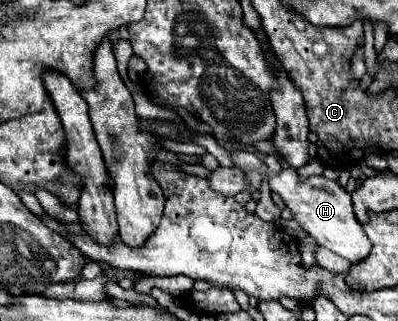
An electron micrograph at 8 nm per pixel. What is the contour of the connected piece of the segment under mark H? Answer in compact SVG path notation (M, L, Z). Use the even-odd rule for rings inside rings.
M230 149L230 157L234 161L234 165L238 169L242 169L244 173L248 171L258 171L262 175L262 179L268 183L272 193L278 193L282 197L282 201L286 203L286 207L292 211L294 221L298 221L298 225L308 233L308 237L312 237L318 245L342 255L348 261L356 261L356 259L364 259L370 251L370 241L362 229L362 225L358 223L354 209L352 209L352 199L350 195L338 185L338 181L330 181L326 177L306 177L300 181L298 171L288 167L282 169L278 175L268 175L268 167L264 163L264 159L248 149Z

